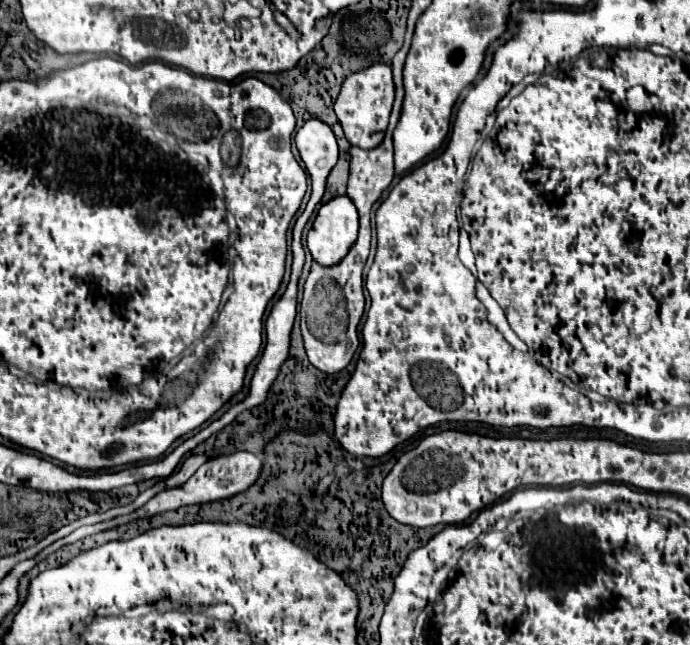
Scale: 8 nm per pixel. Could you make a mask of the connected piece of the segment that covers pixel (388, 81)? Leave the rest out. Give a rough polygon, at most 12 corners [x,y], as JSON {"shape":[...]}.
{"shape":[[392,68],[350,74],[334,112],[352,146],[384,140]]}

